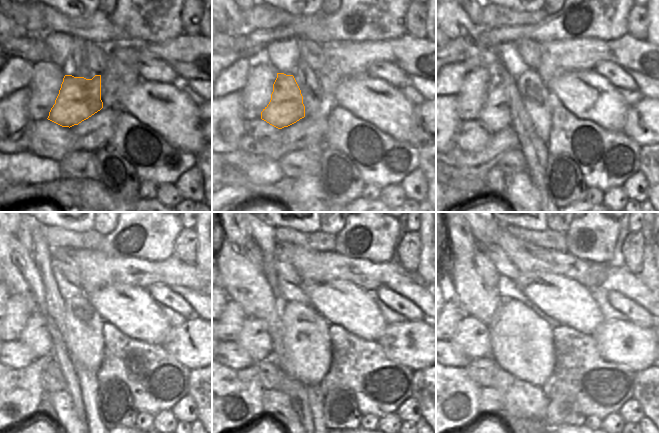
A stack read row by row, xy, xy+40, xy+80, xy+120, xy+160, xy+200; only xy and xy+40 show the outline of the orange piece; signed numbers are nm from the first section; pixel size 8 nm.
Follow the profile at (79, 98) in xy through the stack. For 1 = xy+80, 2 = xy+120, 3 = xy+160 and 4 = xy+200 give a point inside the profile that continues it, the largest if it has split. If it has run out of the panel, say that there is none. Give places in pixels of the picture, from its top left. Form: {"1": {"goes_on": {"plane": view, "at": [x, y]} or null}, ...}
{"1": {"goes_on": {"plane": "xy+80", "at": [496, 114]}}, "2": {"goes_on": {"plane": "xy+120", "at": [35, 335]}}, "3": {"goes_on": {"plane": "xy+160", "at": [255, 338]}}, "4": {"goes_on": {"plane": "xy+200", "at": [472, 335]}}}

